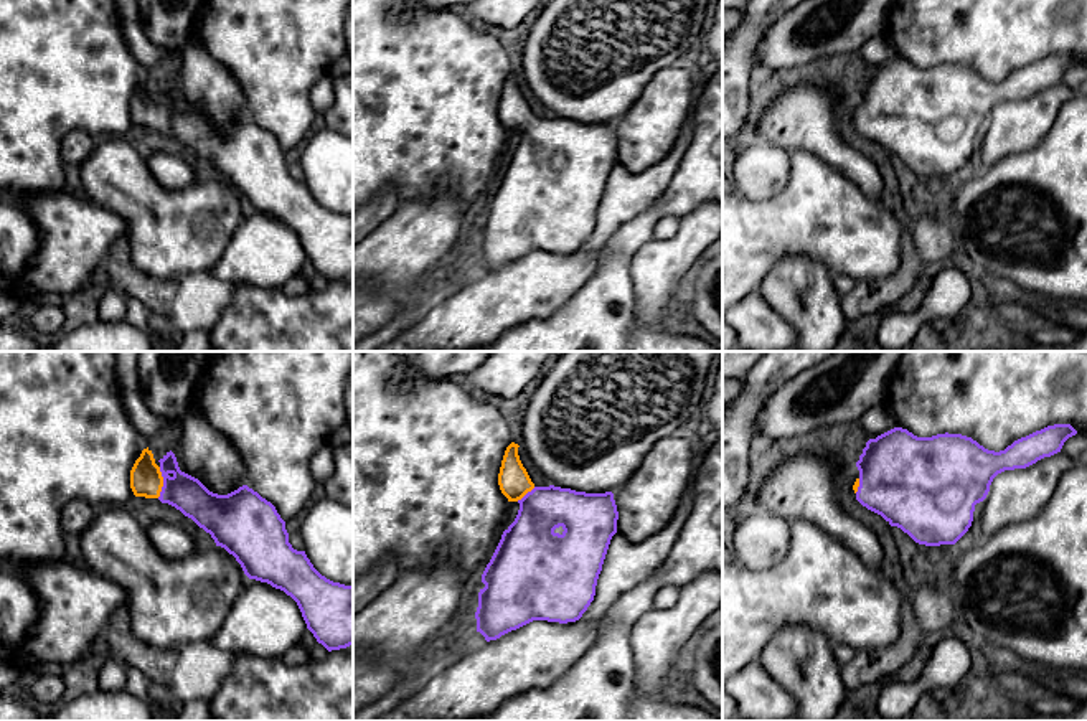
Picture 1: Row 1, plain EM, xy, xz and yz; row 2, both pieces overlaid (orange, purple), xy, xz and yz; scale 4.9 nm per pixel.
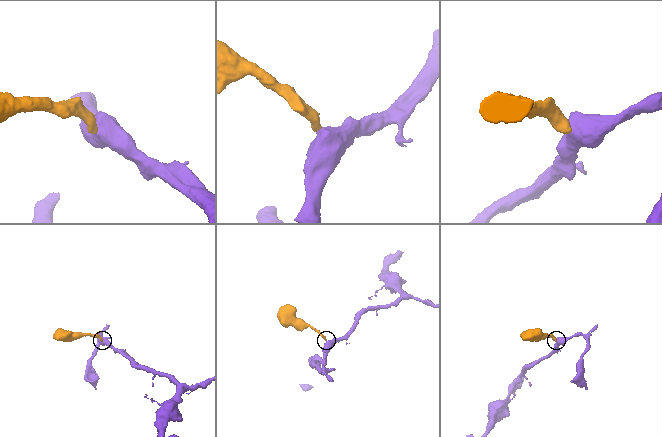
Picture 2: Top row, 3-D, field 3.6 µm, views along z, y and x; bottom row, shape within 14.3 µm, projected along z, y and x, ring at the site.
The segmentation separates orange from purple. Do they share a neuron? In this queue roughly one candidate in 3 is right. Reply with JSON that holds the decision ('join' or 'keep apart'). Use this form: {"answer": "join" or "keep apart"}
{"answer": "join"}

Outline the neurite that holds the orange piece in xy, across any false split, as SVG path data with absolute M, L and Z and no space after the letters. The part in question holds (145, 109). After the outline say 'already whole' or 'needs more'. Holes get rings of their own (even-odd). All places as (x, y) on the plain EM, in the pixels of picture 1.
M148 78L135 91L130 101L135 127L175 137L233 185L249 210L290 226L328 282L353 276L353 216L327 210L305 181L292 178L285 152L271 132L247 115L228 125L209 122L180 101L172 81L155 92Z | needs more

